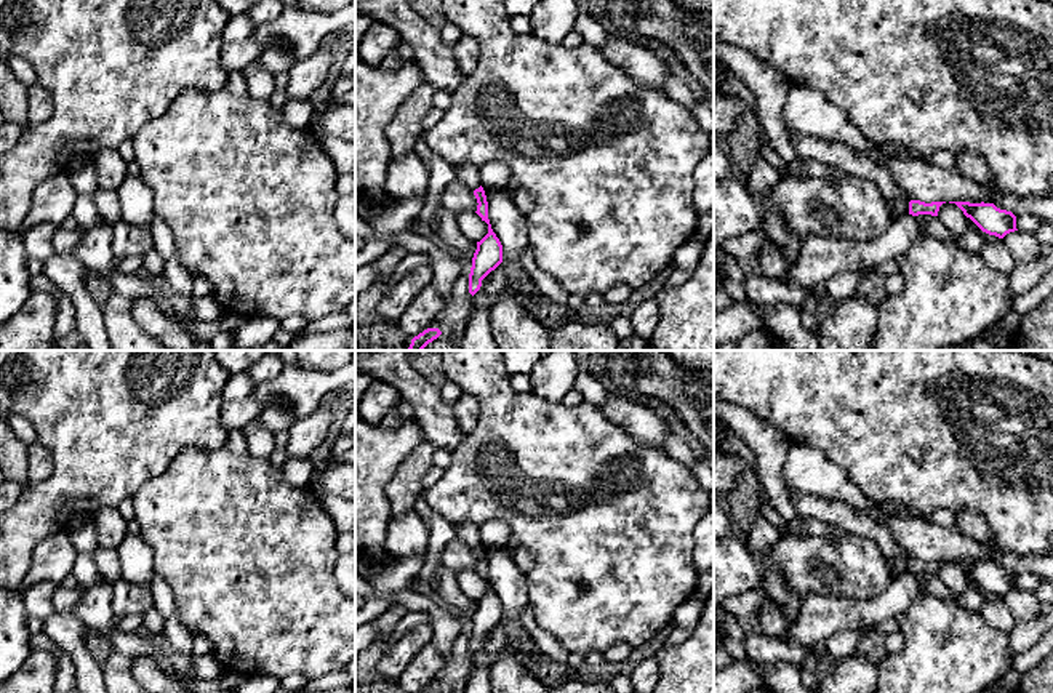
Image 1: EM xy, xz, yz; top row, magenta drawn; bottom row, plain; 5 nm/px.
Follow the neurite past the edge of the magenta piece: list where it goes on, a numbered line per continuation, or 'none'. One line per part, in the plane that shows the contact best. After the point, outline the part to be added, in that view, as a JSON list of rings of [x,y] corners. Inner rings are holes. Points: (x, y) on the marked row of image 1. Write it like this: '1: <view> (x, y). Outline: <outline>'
1: yz (896, 213). Outline: [[[885,203],[885,205],[887,205],[888,213],[891,214],[891,221],[899,219],[899,218],[909,214],[909,203],[904,205],[903,208],[896,208],[891,203]]]

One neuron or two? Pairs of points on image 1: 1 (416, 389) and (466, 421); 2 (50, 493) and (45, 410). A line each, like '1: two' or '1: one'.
1: two
2: one

